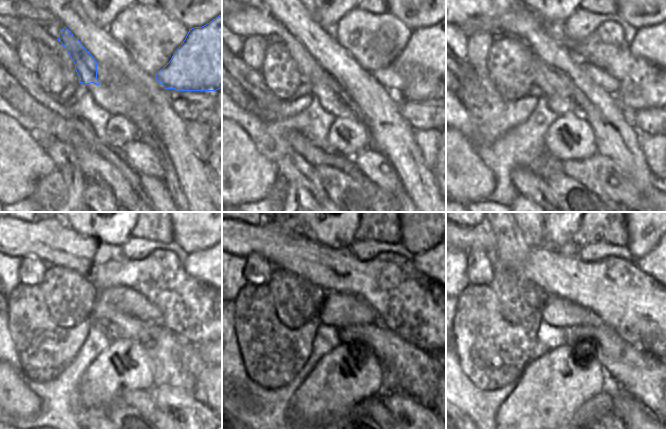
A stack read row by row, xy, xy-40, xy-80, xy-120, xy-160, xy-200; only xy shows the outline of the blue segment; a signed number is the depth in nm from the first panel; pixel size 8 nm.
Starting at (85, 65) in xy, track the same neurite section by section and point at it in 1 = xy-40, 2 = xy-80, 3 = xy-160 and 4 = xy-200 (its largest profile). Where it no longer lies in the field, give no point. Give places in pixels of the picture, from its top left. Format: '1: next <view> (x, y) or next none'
1: next xy-40 (312, 72)
2: next xy-80 (551, 81)
3: next xy-160 (339, 310)
4: next xy-200 (562, 313)

